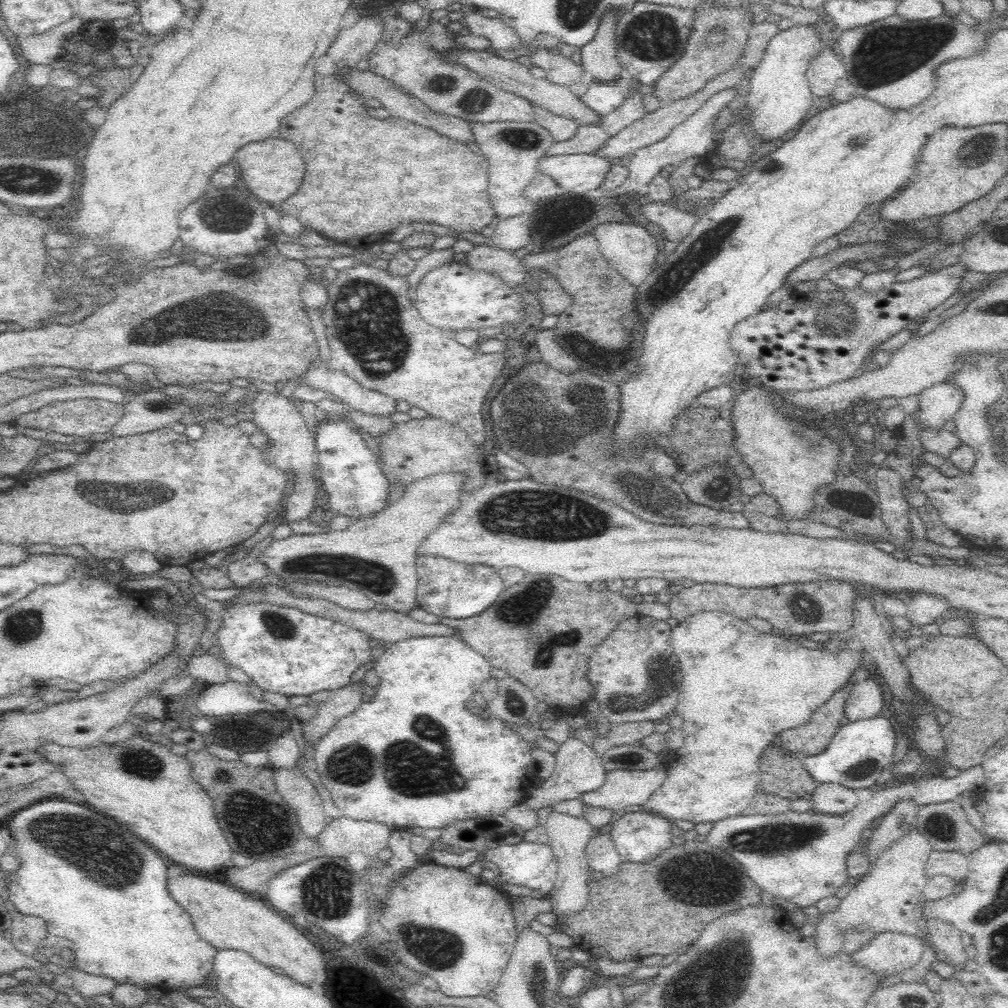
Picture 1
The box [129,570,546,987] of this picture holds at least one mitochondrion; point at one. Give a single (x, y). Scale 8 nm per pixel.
(415, 767)

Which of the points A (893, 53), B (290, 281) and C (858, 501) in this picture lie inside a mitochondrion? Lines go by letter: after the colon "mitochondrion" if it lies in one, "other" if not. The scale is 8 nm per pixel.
A: mitochondrion
B: other
C: other

